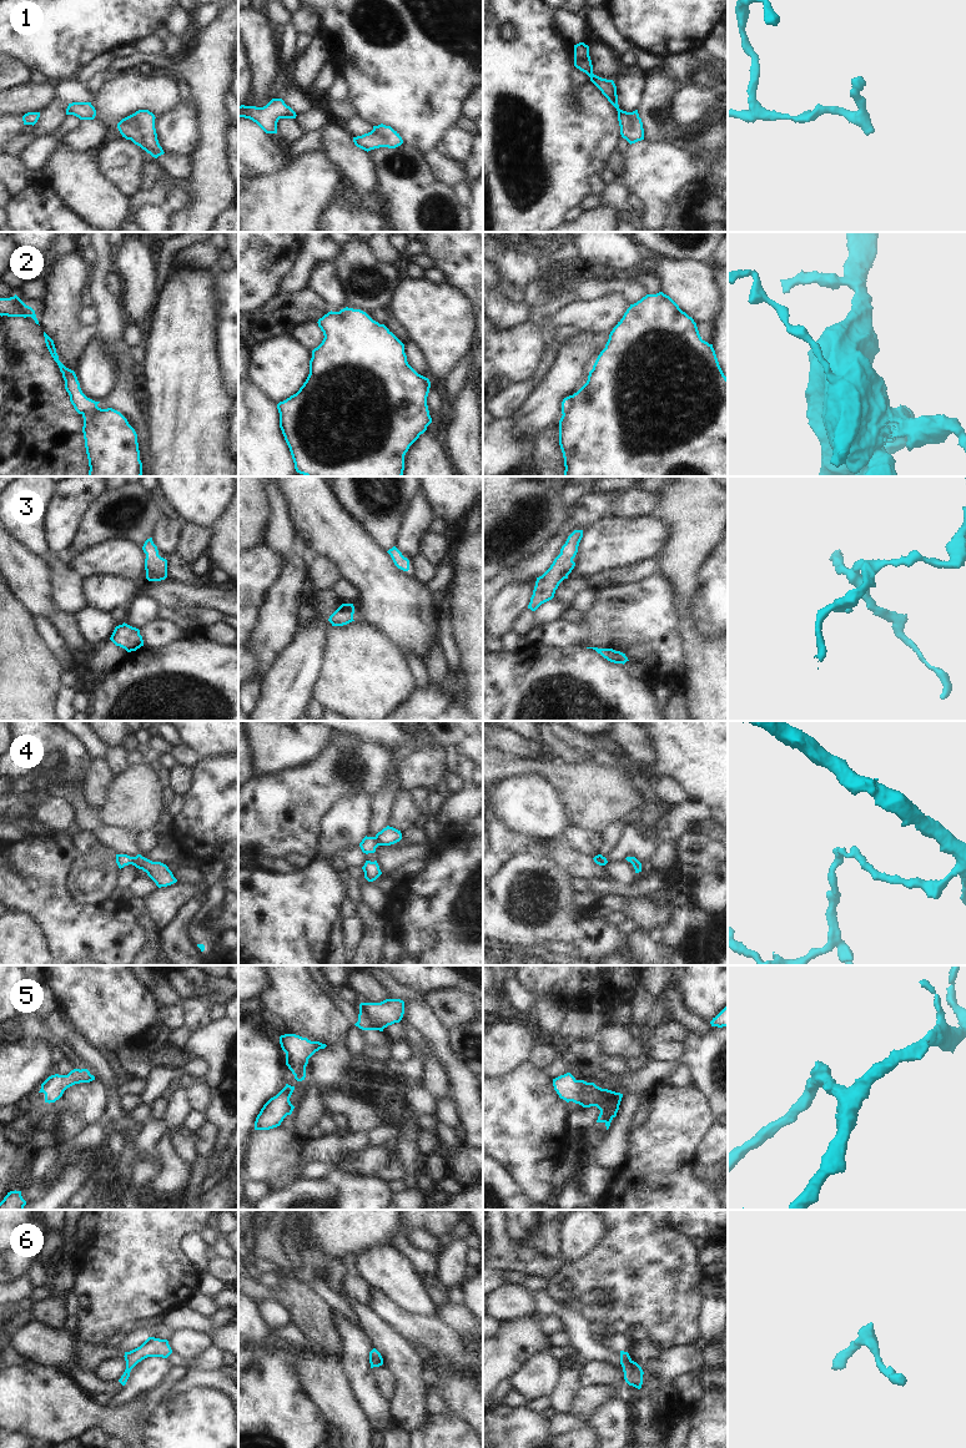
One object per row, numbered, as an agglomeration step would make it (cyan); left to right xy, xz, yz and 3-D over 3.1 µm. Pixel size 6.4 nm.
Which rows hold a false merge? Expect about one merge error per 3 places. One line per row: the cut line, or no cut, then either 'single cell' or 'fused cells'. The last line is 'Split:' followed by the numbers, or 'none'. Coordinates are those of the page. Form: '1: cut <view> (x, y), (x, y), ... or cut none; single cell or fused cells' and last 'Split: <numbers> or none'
1: cut none; single cell
2: cut yz (573, 395), (570, 408), (563, 414); fused cells
3: cut none; single cell
4: cut xz (375, 837), (378, 844); fused cells
5: cut none; single cell
6: cut none; single cell
Split: 2, 4

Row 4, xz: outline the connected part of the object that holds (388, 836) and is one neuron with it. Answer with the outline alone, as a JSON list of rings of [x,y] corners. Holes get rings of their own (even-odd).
[[[387,826],[383,828],[381,832],[376,834],[376,841],[378,846],[391,846],[402,839],[402,833],[401,831]]]

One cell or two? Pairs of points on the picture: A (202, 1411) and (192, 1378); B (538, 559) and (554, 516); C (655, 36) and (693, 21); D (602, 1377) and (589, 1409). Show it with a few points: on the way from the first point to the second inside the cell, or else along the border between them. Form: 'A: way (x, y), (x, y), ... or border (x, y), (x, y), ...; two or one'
A: border (224, 1391), (191, 1387), (167, 1397); two
B: border (562, 526), (539, 550), (516, 561); two
C: way (664, 28), (670, 21), (684, 21); one
D: border (583, 1386), (608, 1386), (618, 1394); two

